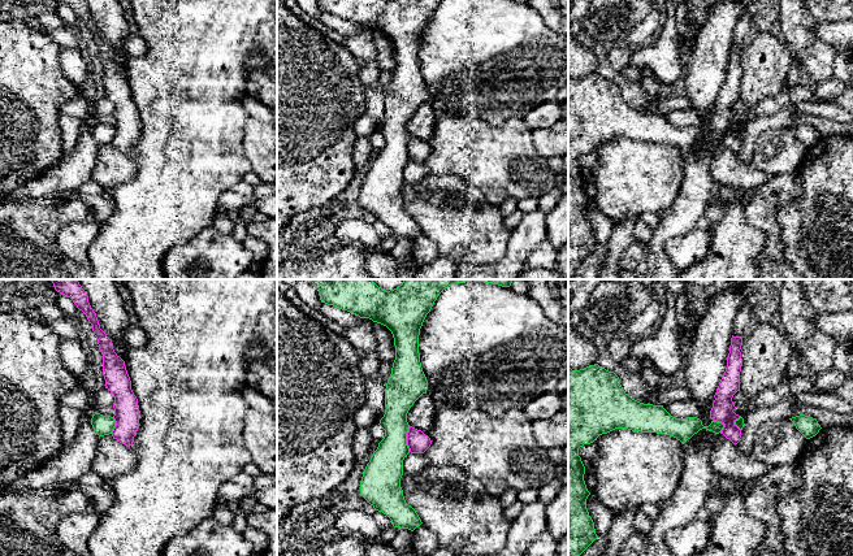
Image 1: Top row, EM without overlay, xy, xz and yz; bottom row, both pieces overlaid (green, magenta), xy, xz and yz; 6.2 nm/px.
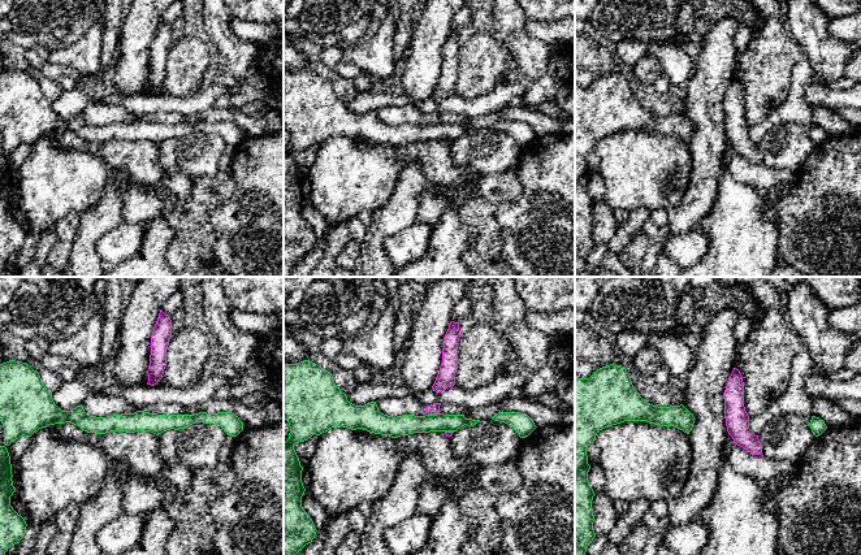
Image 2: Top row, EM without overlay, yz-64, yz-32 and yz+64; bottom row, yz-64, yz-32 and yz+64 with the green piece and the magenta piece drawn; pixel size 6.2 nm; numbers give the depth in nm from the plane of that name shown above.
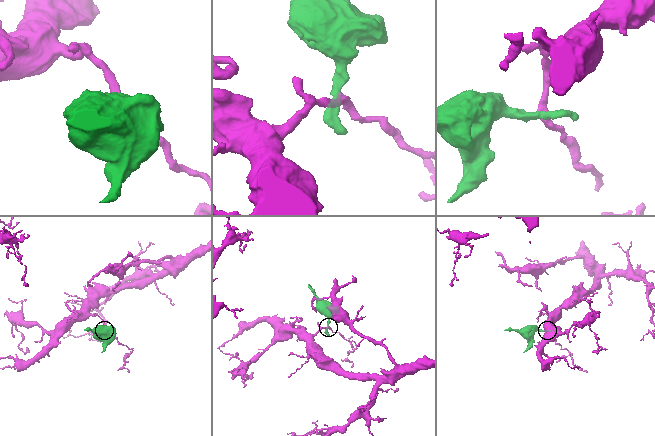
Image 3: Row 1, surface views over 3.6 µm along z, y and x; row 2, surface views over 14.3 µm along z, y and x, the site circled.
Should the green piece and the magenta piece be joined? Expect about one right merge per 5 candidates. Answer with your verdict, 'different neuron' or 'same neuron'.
different neuron

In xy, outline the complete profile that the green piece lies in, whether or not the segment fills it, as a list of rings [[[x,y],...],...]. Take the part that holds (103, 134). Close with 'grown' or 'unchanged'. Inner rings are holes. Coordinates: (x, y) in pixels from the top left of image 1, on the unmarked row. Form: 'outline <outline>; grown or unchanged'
outline [[[95,122],[91,127],[91,134],[99,145],[104,145],[112,143],[116,130],[111,125]]]; unchanged

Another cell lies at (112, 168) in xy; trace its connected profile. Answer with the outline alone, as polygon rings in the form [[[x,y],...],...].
[[[109,144],[99,145],[91,179],[105,192],[135,177],[135,164],[130,157]]]

